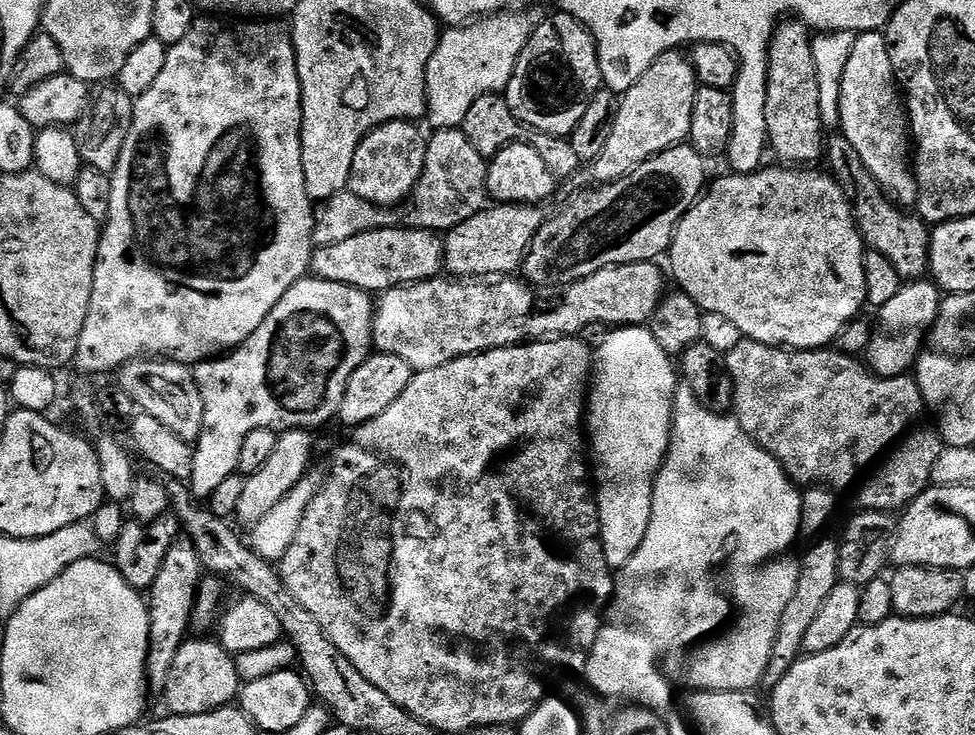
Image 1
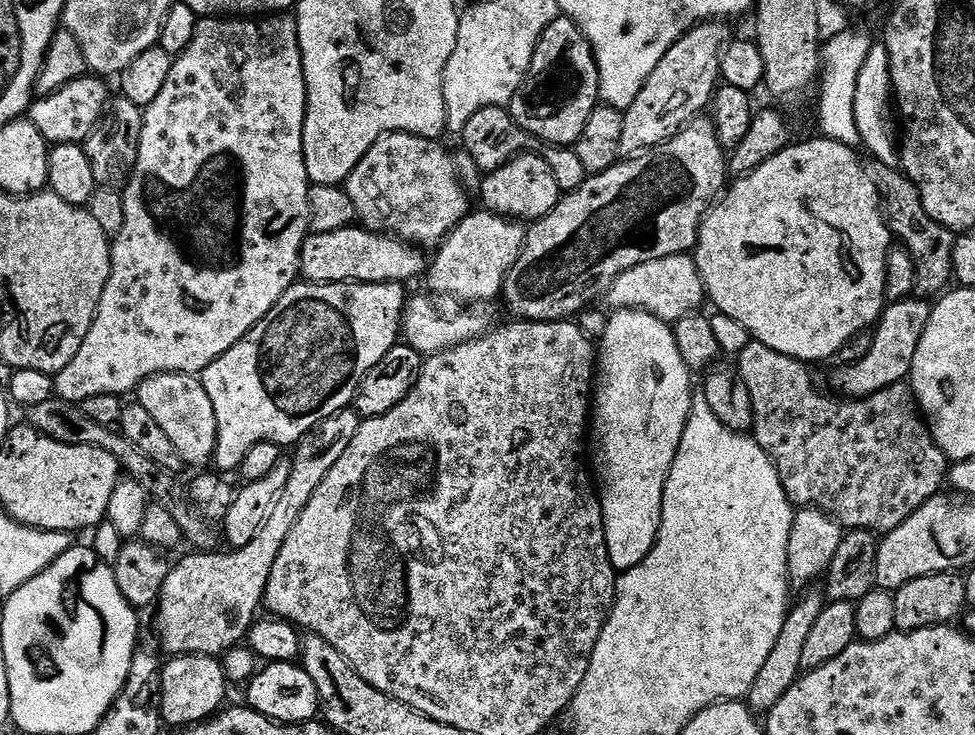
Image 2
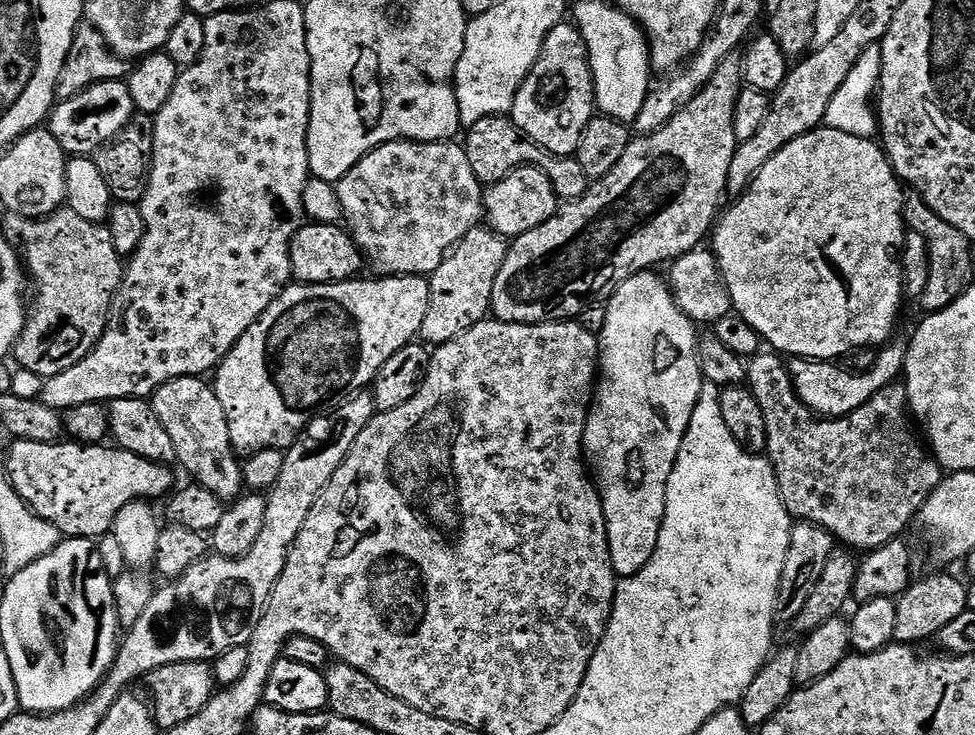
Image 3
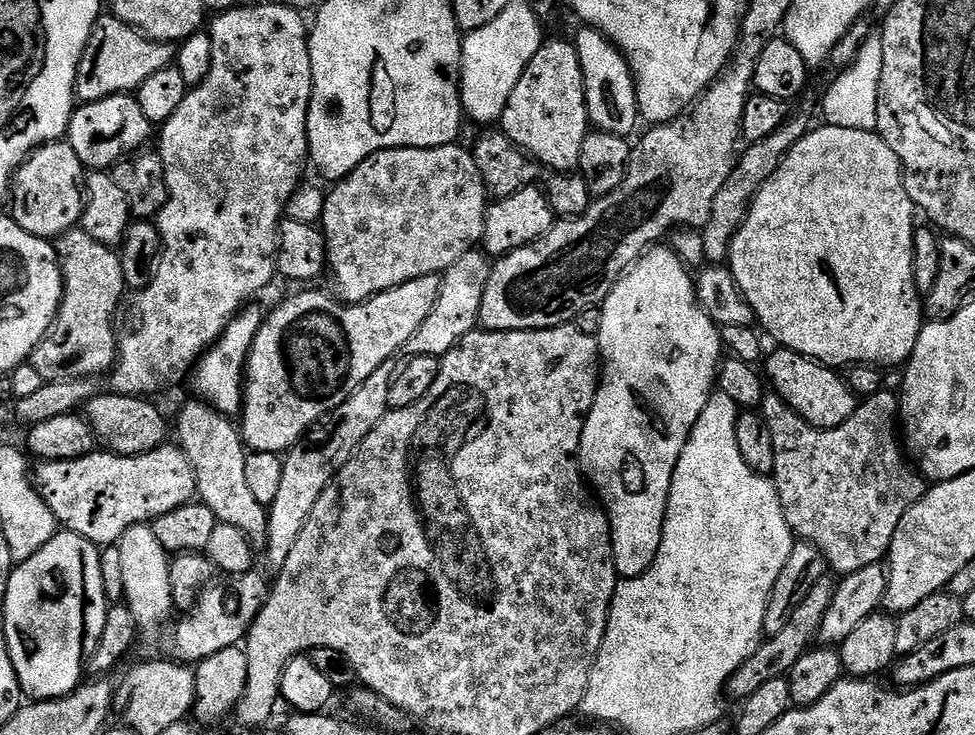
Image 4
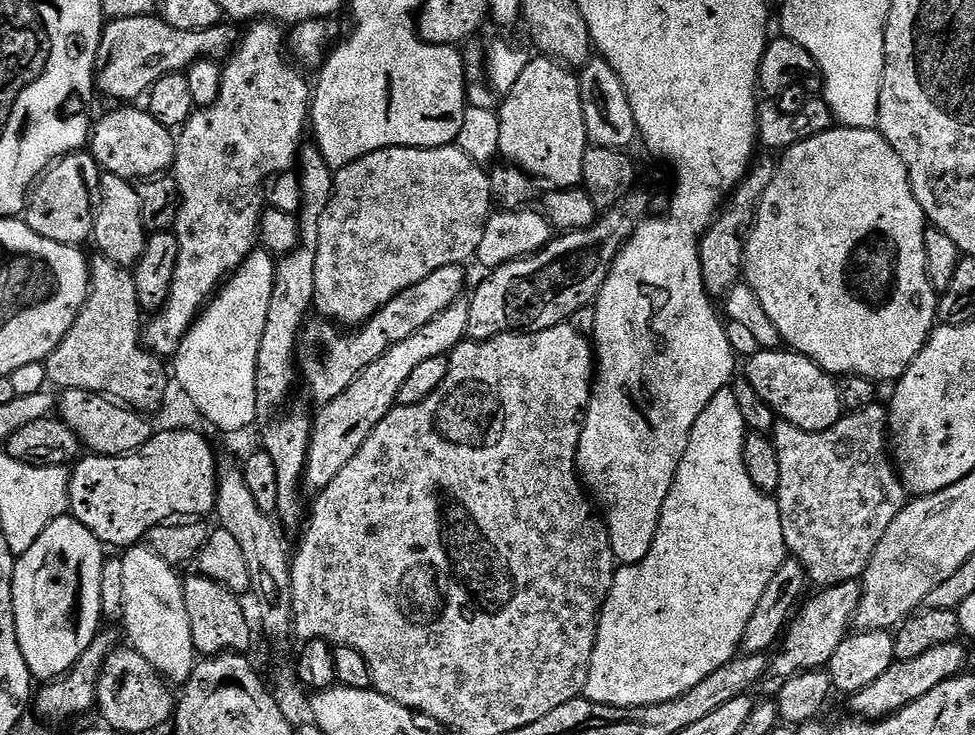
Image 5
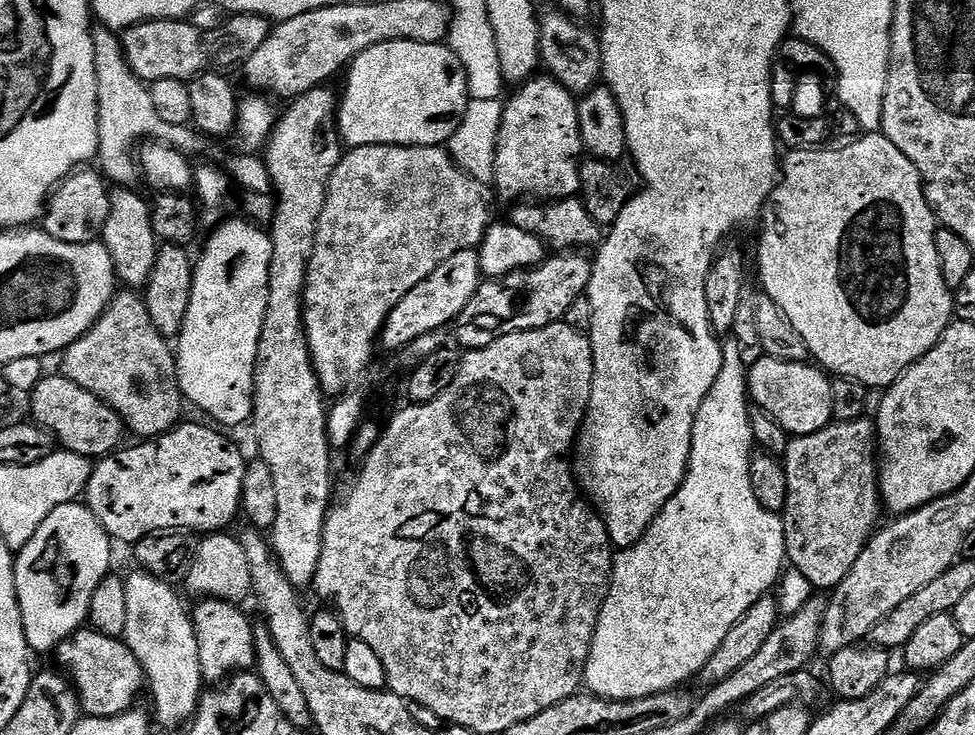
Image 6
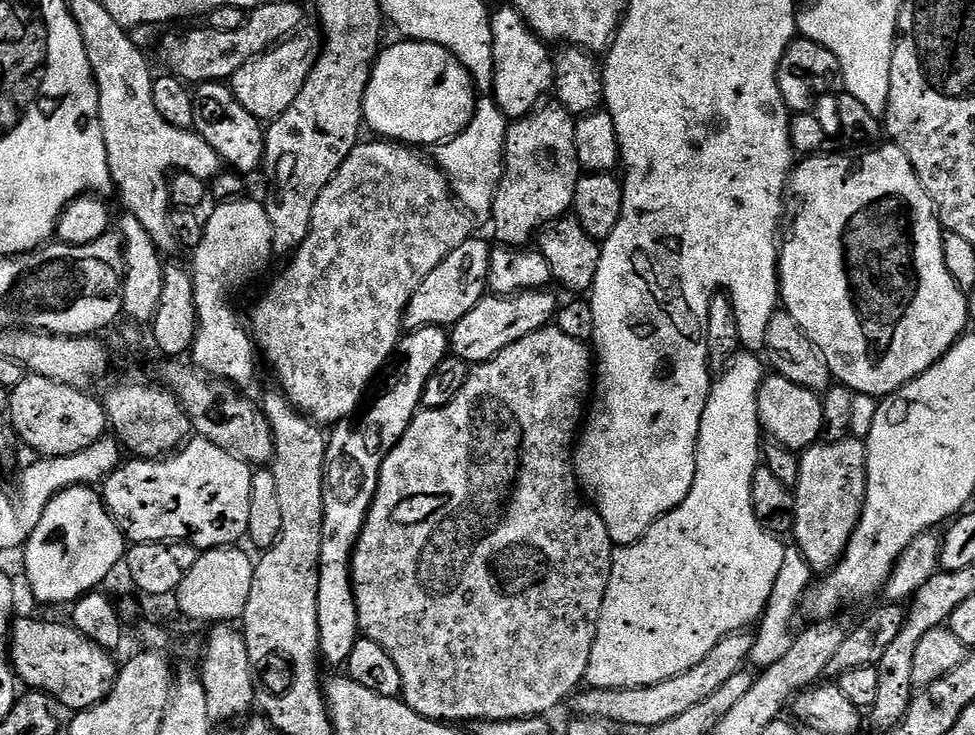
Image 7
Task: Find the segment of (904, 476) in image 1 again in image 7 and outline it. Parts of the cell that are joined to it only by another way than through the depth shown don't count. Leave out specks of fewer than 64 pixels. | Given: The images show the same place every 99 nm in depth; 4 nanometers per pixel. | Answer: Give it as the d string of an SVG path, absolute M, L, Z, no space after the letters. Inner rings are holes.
M849 438L842 442L817 442L805 448L800 456L798 482L794 489L796 498L795 547L806 558L813 573L827 574L835 568L848 548L850 538L862 518L868 485L868 446L863 439Z

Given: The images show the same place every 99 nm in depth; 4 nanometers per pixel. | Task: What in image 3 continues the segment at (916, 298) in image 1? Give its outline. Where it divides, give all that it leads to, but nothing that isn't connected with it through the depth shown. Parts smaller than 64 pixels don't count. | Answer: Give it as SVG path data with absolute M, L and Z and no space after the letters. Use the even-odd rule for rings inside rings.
M893 339L887 346L876 352L876 364L871 372L853 372L836 362L827 360L801 360L792 358L787 361L788 373L796 388L798 398L813 414L820 418L849 416L858 406L866 406L878 390L897 383L903 377L904 363L908 357L909 341Z

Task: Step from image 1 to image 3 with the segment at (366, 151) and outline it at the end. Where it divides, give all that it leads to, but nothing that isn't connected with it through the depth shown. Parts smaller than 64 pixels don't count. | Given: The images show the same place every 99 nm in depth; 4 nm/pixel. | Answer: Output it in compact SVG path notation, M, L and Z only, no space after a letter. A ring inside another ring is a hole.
M396 140L392 144L378 146L373 152L366 153L338 181L336 193L338 194L338 202L344 211L342 220L346 225L348 235L351 236L353 244L360 249L370 268L372 264L373 270L376 271L373 273L380 278L386 276L423 276L427 278L431 276L434 270L438 270L438 266L442 266L442 262L448 257L449 252L459 244L460 240L466 238L466 234L470 234L470 230L481 223L484 214L484 188L478 182L478 178L474 178L474 170L470 166L470 158L466 158L466 150L463 143L460 142L418 144L411 140Z

